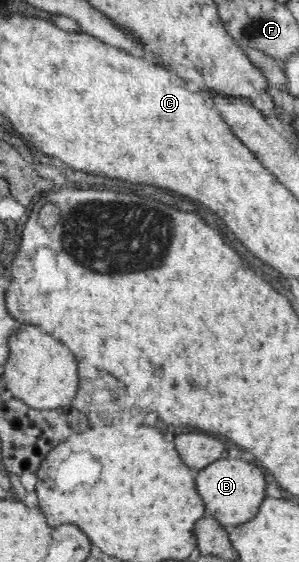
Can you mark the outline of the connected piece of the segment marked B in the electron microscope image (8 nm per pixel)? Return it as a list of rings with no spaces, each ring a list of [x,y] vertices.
[[[221,459],[201,471],[196,471],[195,484],[197,492],[203,498],[207,514],[226,529],[253,520],[258,515],[263,498],[266,496],[263,471],[239,459]]]

